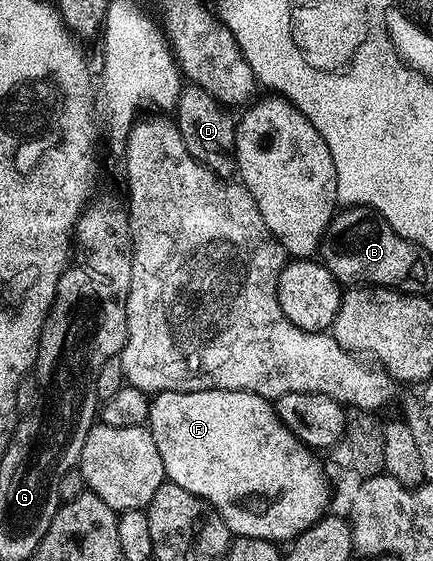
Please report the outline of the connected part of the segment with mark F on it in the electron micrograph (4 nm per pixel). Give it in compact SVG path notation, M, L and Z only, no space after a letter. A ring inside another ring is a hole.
M163 390L149 403L147 428L153 433L159 456L163 456L166 479L209 503L227 524L230 535L288 543L311 529L329 510L329 482L317 459L320 457L283 425L268 398L242 390L200 390L186 394Z

